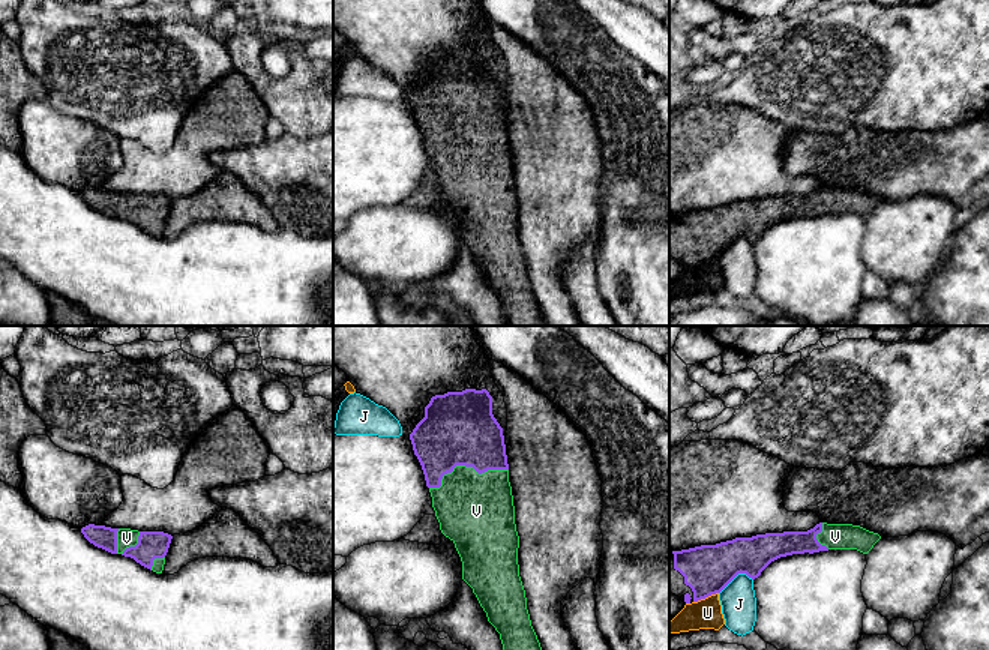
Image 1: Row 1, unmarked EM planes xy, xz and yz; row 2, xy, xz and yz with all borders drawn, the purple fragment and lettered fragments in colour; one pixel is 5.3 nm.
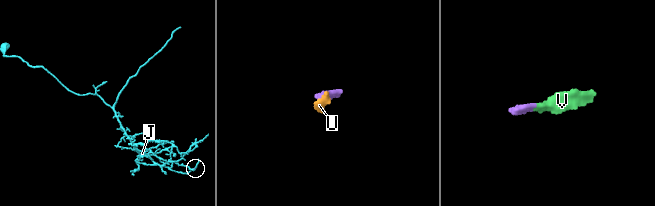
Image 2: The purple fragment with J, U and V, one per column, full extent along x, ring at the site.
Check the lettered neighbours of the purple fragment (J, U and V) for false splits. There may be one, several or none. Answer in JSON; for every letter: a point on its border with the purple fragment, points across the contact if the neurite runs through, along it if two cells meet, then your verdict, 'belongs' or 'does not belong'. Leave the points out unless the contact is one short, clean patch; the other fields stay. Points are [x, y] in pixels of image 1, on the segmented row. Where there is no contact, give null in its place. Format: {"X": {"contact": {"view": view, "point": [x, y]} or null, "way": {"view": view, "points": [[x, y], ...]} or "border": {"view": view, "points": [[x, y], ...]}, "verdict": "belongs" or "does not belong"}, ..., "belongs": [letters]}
{"J": {"contact": {"view": "yz", "point": [736, 575]}, "verdict": "does not belong"}, "U": {"contact": {"view": "yz", "point": [706, 596]}, "border": {"view": "yz", "points": [[718, 592], [694, 602]]}, "verdict": "does not belong"}, "V": {"contact": {"view": "xz", "point": [465, 466]}, "way": {"view": "xz", "points": [[458, 428], [458, 446], [465, 466], [476, 511]]}, "verdict": "belongs"}, "belongs": ["V"]}

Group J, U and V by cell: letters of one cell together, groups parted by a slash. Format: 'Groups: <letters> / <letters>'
Groups: J / U / V

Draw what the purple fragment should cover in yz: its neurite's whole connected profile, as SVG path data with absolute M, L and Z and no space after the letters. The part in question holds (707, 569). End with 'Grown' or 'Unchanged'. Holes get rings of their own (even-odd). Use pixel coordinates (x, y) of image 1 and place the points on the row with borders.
M819 522L807 531L765 533L669 551L669 594L686 603L698 602L720 593L738 573L758 578L780 557L828 549L867 554L879 539L860 525Z. Grown

